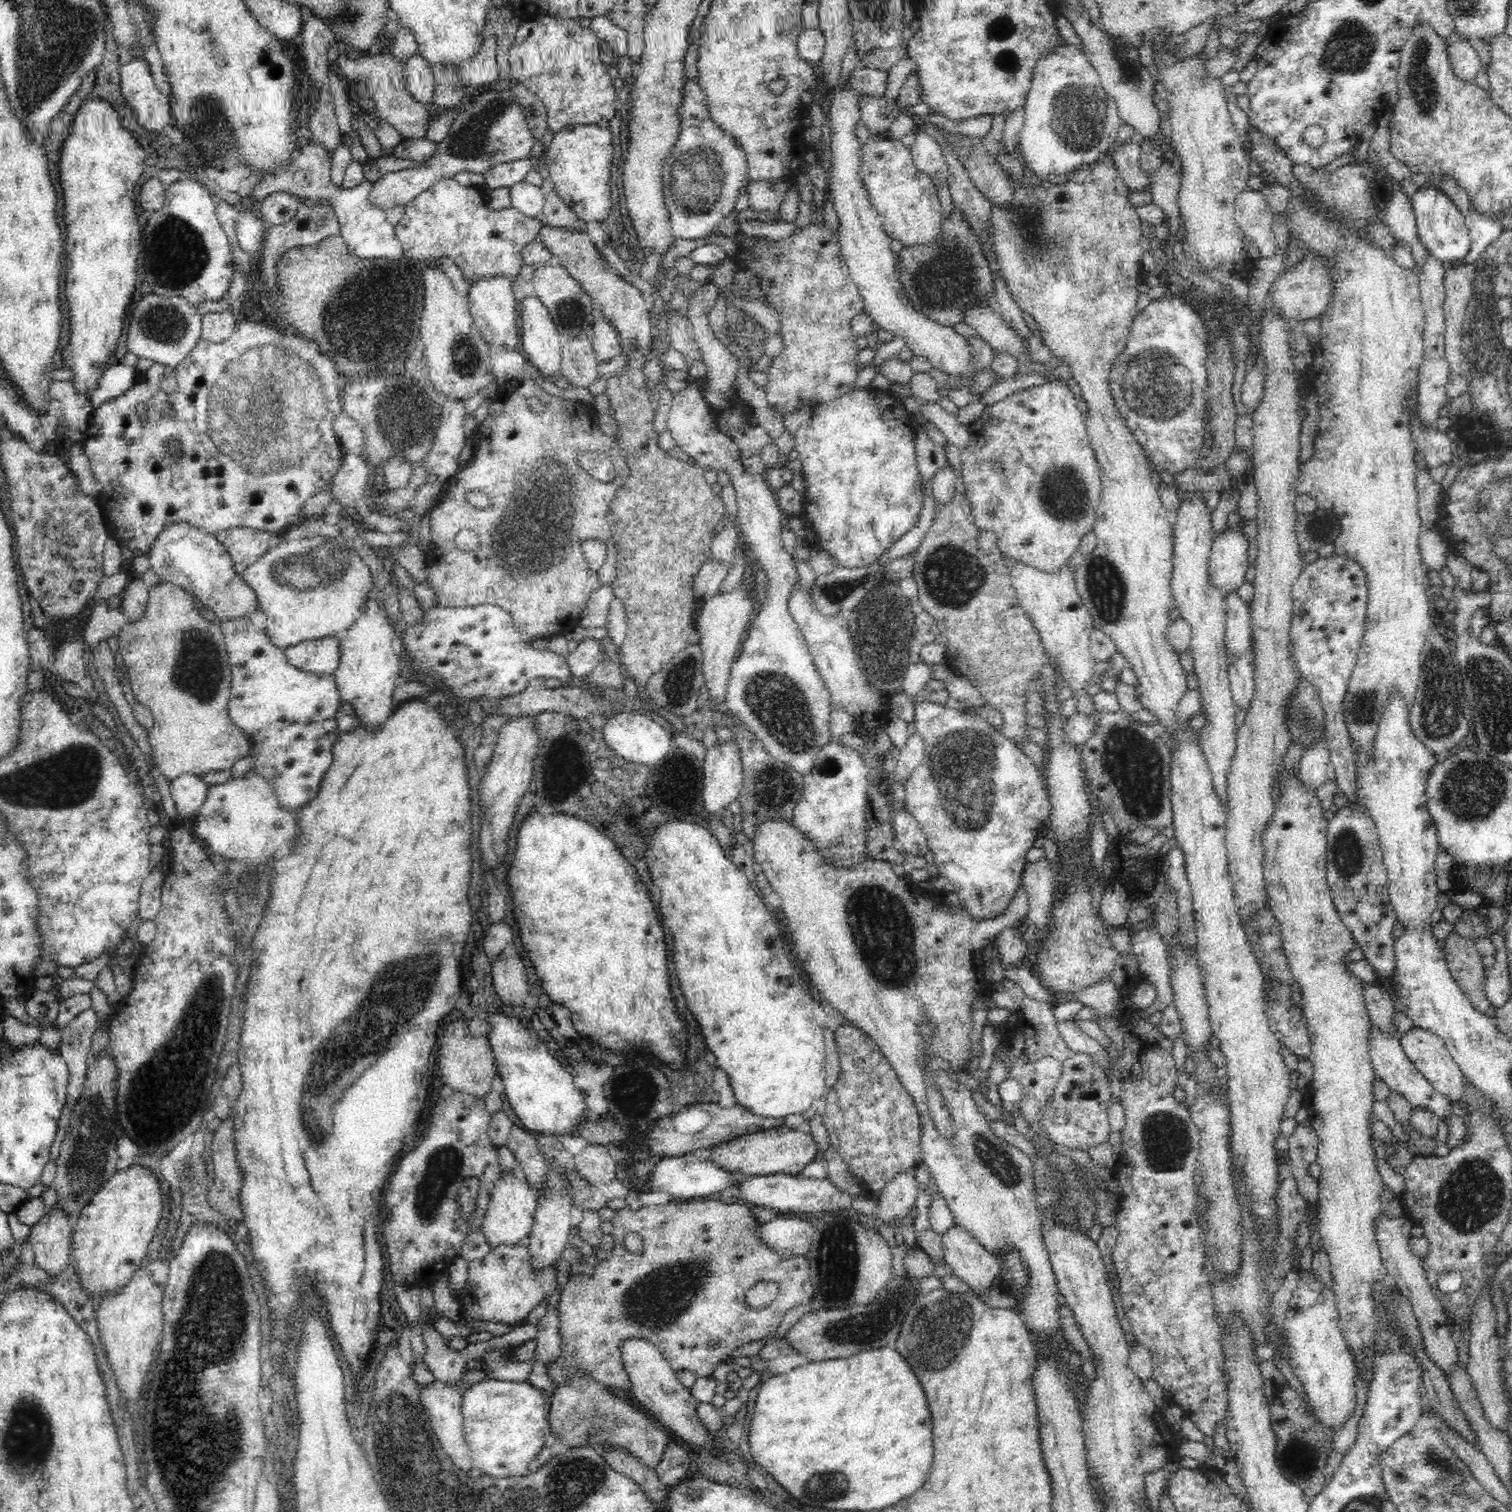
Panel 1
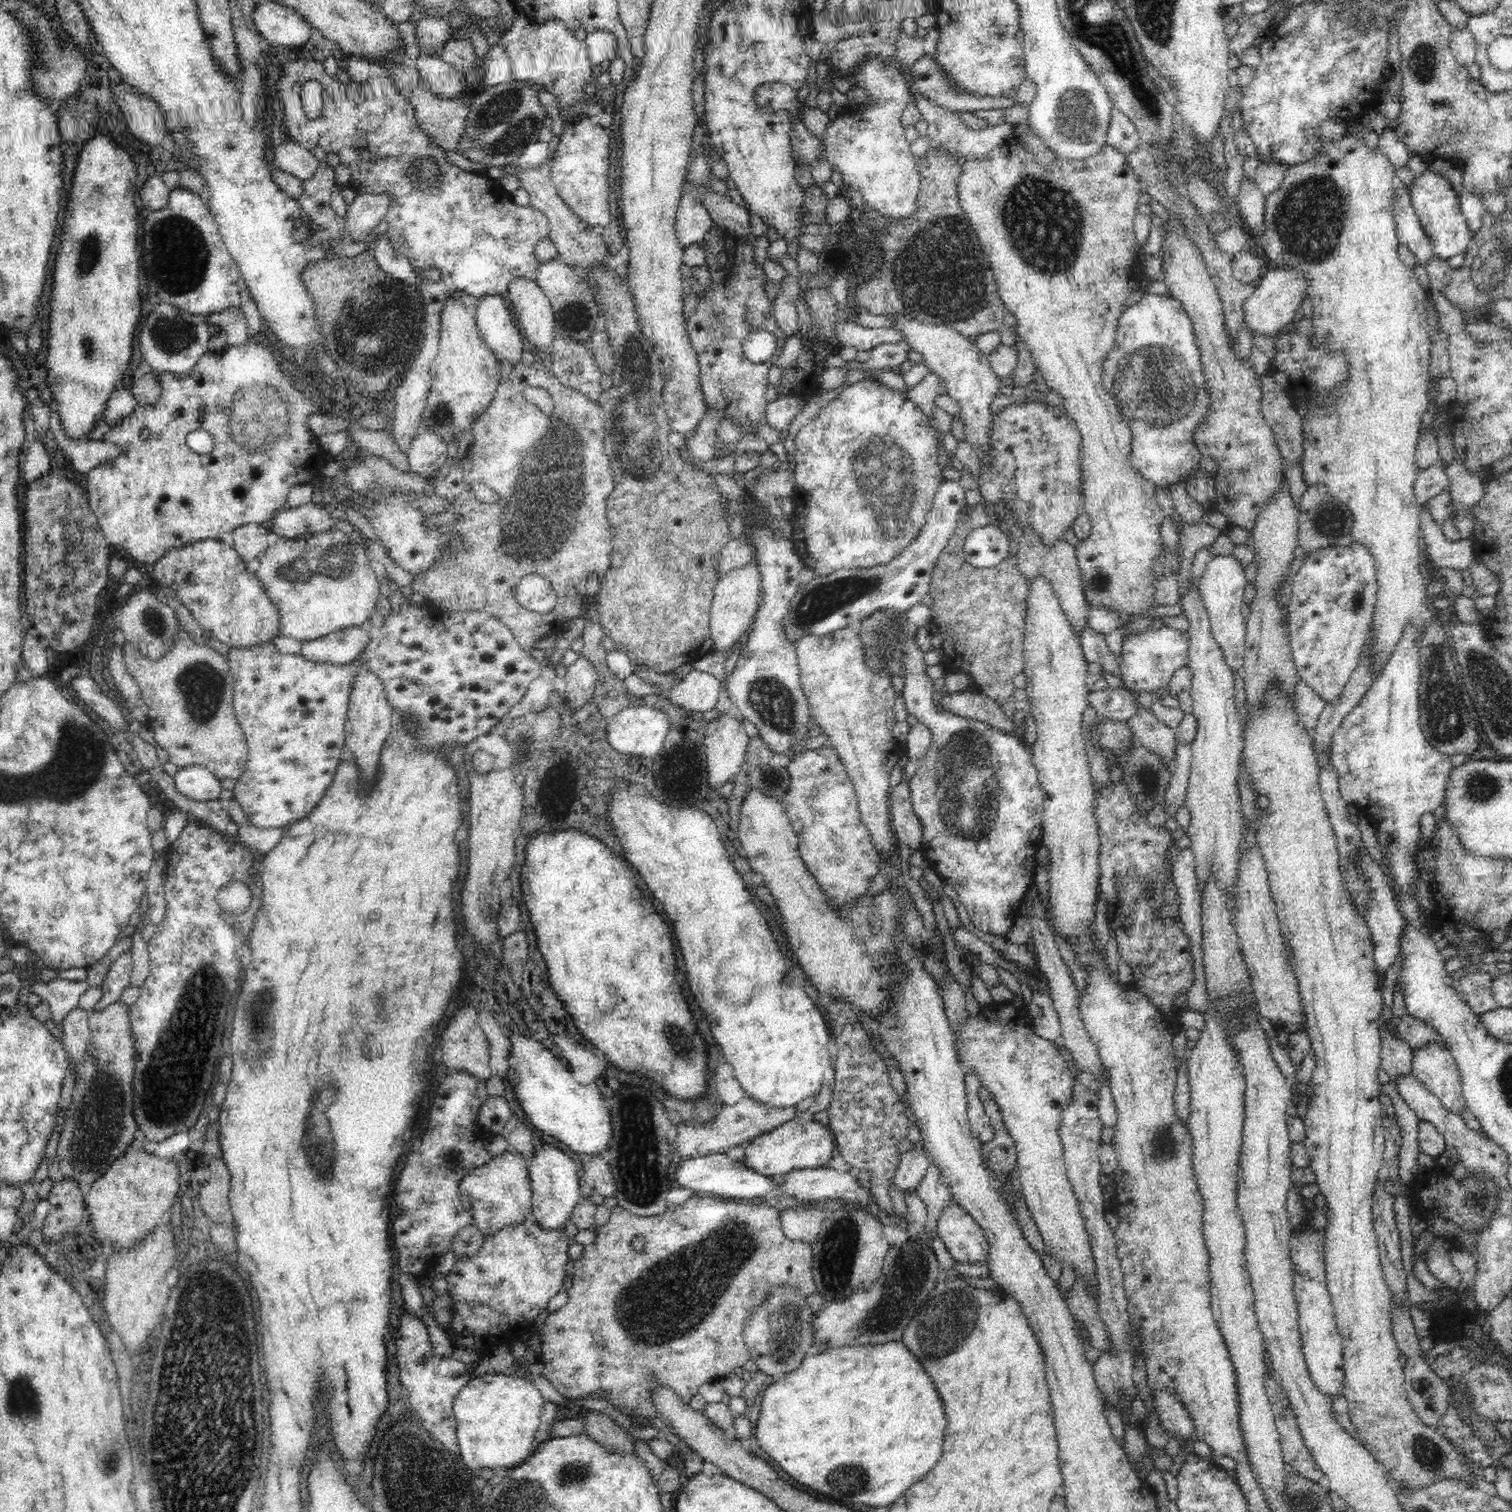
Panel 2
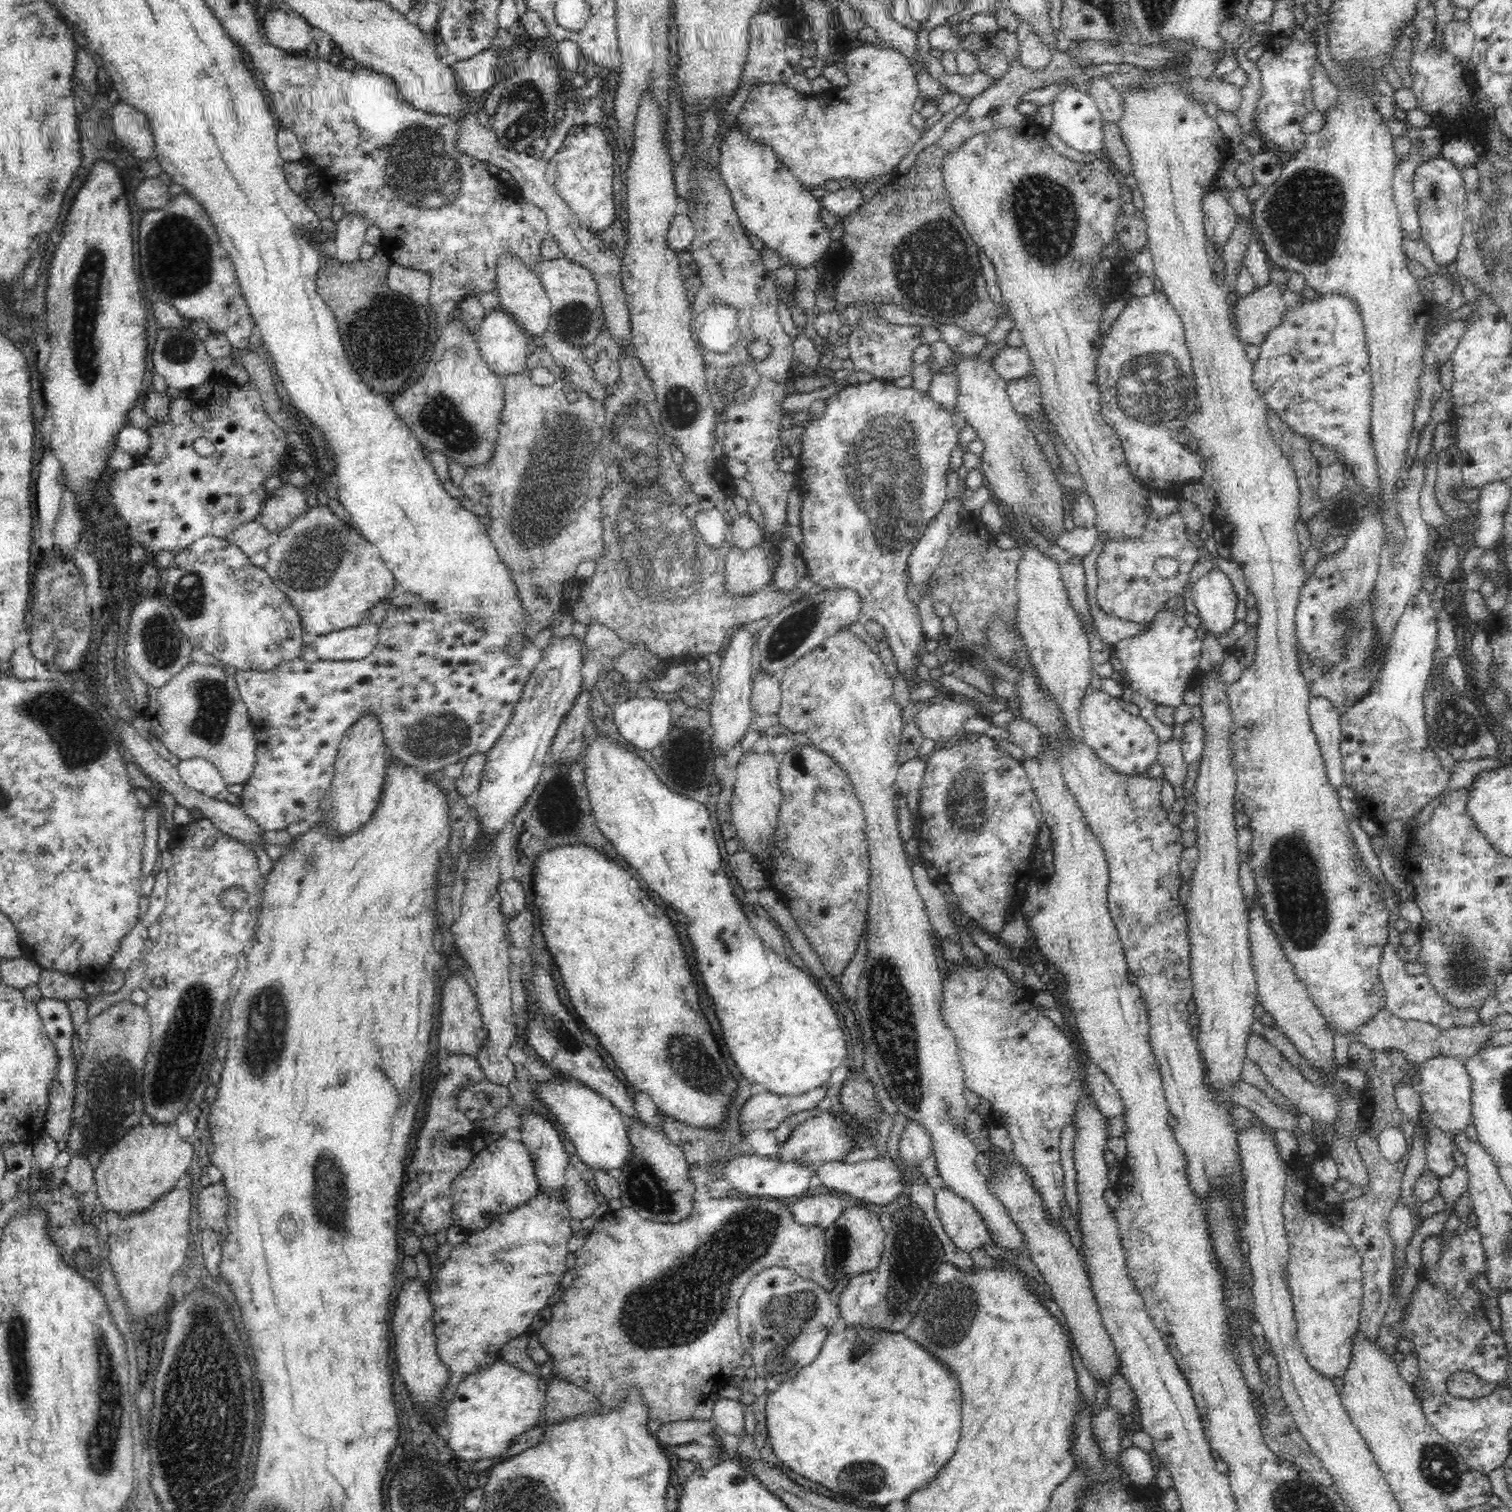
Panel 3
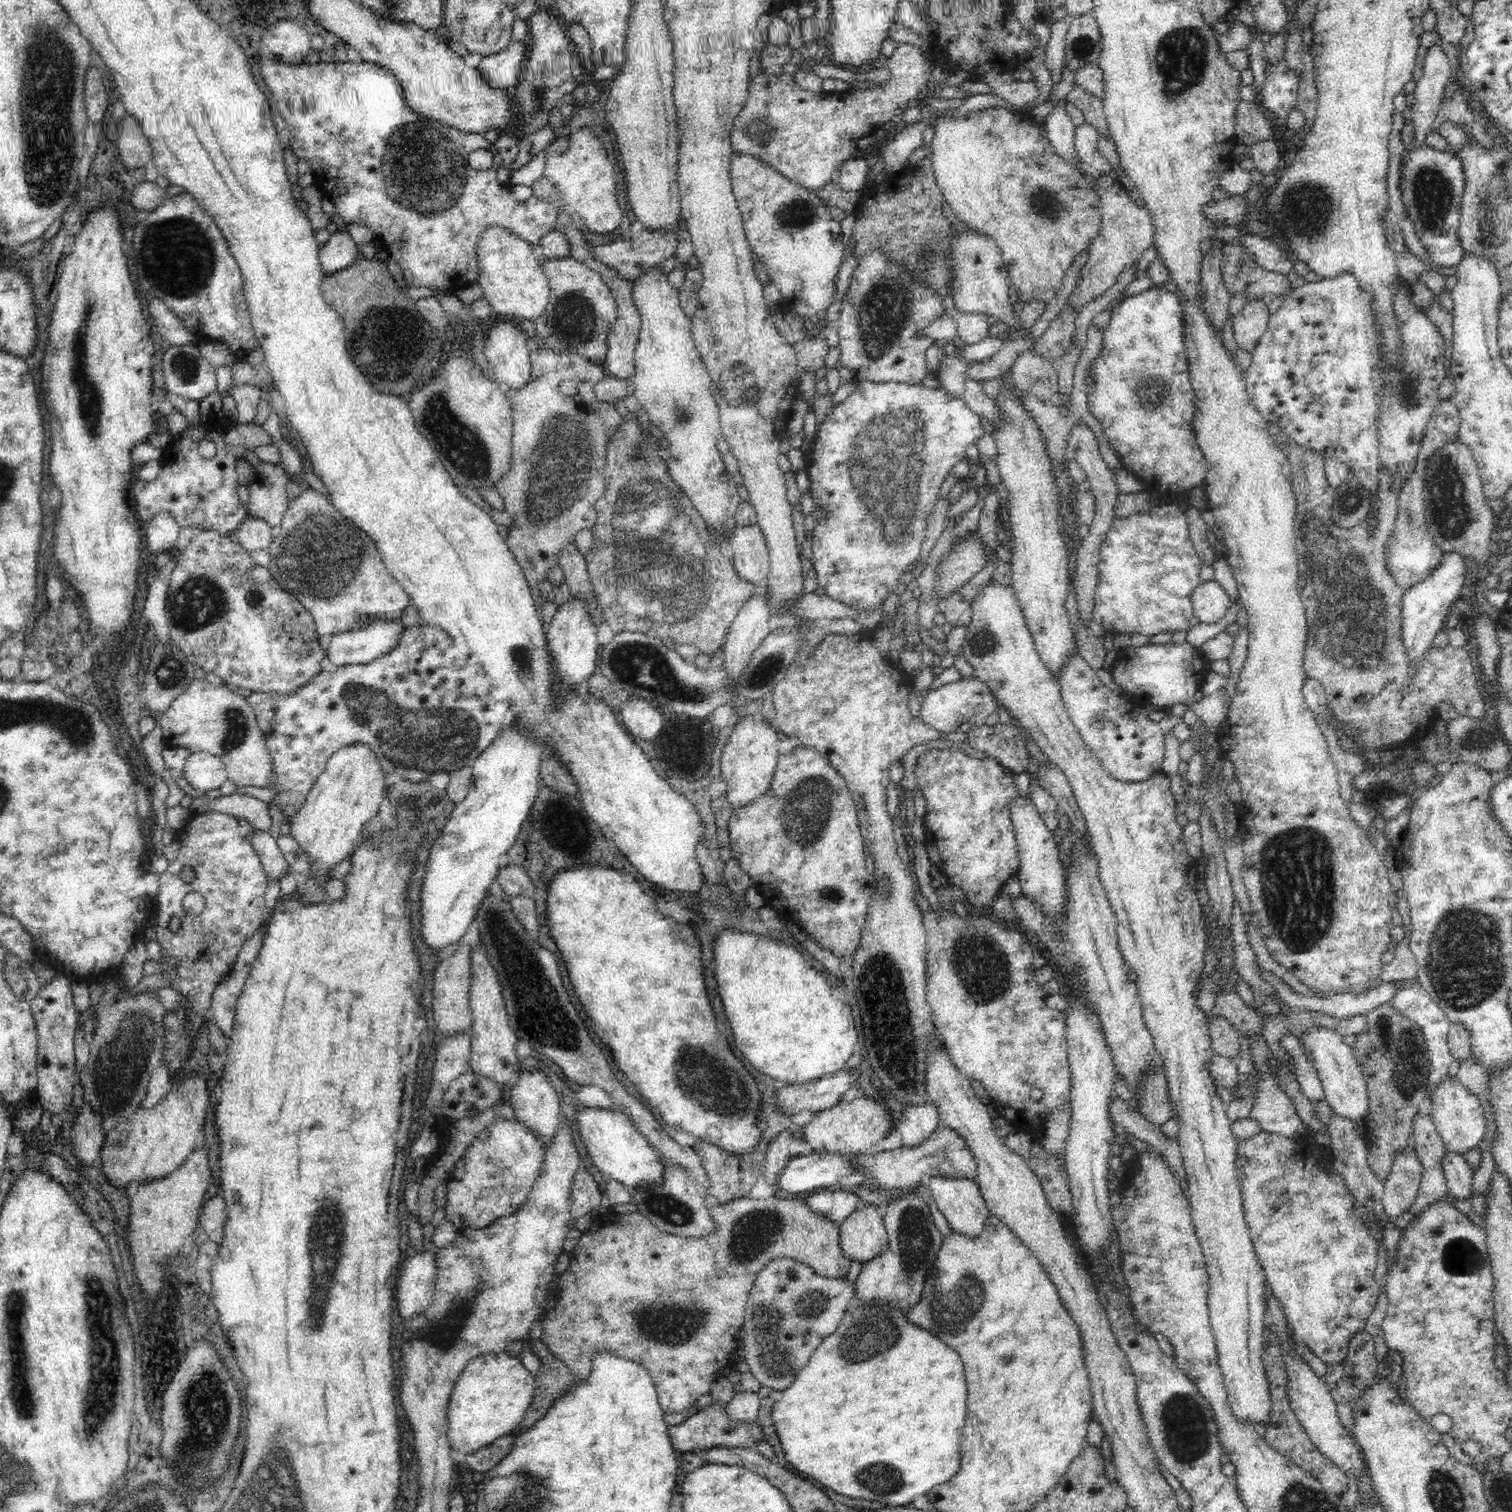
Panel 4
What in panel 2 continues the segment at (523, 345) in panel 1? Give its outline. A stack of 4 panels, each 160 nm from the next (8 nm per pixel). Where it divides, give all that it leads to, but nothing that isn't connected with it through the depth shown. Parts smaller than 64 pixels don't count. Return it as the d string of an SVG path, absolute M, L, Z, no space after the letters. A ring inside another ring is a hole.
M516 278L508 286L508 300L512 302L516 326L524 332L535 352L550 352L557 338L556 317L549 299L536 281Z

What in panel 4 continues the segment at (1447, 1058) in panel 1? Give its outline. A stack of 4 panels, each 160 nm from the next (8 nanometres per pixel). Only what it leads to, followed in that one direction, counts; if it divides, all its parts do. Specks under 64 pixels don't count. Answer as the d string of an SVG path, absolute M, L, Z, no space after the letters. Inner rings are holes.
M1446 1075L1432 1096L1432 1110L1429 1115L1432 1117L1436 1130L1442 1137L1446 1148L1451 1153L1464 1156L1467 1150L1474 1148L1484 1140L1486 1118L1483 1112L1484 1110L1478 1097L1470 1093L1457 1077L1451 1078Z

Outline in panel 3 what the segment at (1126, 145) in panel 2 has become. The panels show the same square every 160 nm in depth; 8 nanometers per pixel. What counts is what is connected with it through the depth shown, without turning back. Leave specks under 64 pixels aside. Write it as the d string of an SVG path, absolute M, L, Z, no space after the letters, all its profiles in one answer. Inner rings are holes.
M1094 78L1085 88L1090 93L1105 122L1118 125L1122 120L1122 96L1106 79Z

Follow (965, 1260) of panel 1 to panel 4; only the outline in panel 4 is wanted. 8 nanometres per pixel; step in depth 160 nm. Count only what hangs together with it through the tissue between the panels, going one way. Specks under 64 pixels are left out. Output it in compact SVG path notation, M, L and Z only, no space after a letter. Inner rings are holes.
M929 1177L929 1187L938 1210L944 1214L950 1229L975 1238L983 1232L991 1212L976 1181L972 1178Z

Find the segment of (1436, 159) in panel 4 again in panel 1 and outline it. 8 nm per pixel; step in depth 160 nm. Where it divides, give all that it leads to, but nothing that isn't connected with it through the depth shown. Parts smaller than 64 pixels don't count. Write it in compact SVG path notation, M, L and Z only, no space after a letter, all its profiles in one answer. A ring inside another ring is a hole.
M1428 183L1413 191L1411 205L1416 217L1418 238L1429 254L1446 265L1462 261L1470 250L1471 236L1465 223L1465 216L1448 195Z

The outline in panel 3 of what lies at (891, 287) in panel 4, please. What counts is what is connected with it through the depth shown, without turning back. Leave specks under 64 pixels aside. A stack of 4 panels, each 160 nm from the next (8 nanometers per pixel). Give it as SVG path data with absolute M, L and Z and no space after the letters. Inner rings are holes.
M870 316L866 320L860 320L848 336L849 358L854 360L853 368L857 371L866 370L879 381L894 381L901 376L909 375L914 366L912 353L921 344L920 328L898 326L898 324L890 324L884 320L874 320Z

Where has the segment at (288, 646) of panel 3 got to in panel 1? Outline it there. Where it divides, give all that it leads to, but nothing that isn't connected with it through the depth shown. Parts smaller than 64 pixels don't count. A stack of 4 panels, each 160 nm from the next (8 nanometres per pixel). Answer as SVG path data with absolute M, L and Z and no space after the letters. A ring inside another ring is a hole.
M177 522L162 530L153 542L147 558L161 581L182 587L196 596L206 608L216 612L216 620L232 621L258 612L257 595L233 569L233 560L213 534L186 522Z

